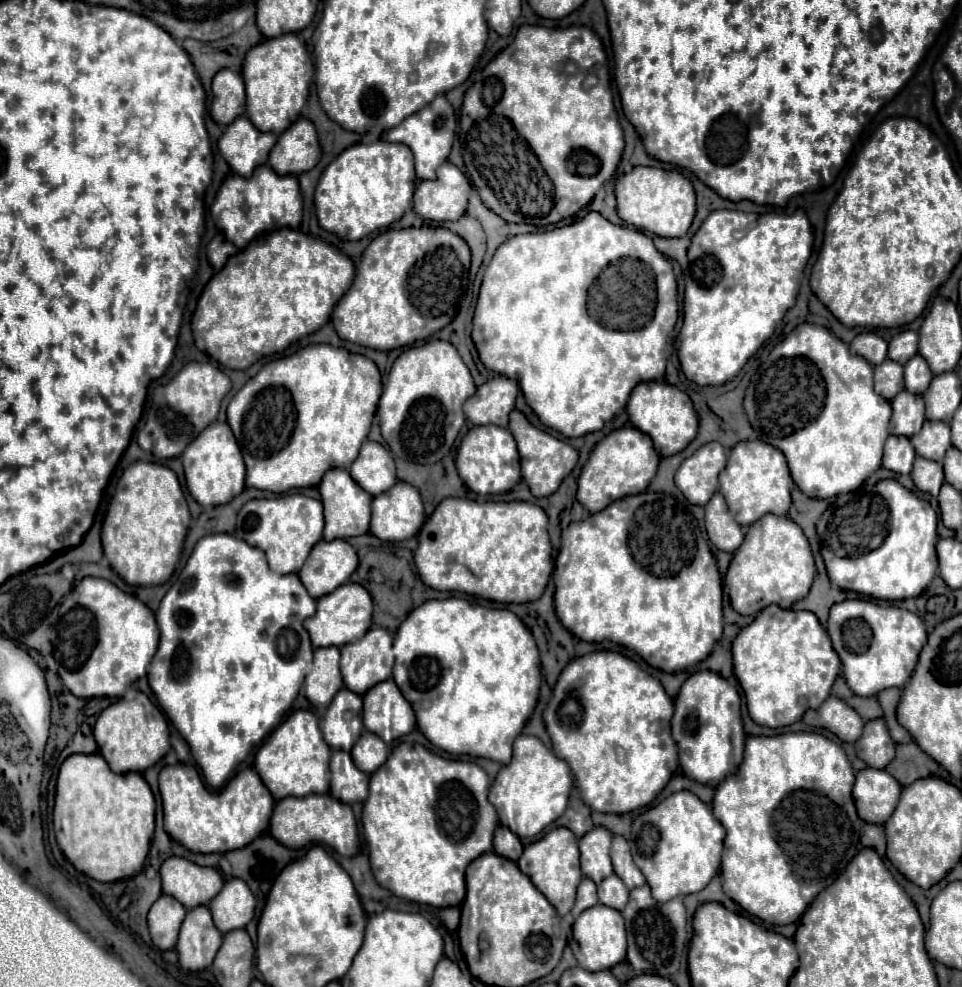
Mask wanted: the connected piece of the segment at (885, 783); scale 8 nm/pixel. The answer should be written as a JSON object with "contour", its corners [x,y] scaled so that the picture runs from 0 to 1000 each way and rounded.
{"contour":[[[910,778],[891,782],[887,811],[895,831],[905,835],[920,835],[932,817],[935,804],[937,794],[924,782]]]}

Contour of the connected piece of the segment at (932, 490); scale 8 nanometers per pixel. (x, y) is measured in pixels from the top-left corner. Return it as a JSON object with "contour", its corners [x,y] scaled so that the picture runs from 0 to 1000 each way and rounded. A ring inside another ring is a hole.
{"contour":[[[953,462],[951,470],[949,470],[947,484],[957,498],[966,498],[968,503],[974,505],[976,494],[980,490],[980,472],[976,468]]]}

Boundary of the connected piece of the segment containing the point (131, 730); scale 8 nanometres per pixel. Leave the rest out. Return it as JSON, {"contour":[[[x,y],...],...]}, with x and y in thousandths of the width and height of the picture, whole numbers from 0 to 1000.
{"contour":[[[144,701],[138,709],[124,709],[109,717],[97,738],[97,746],[103,756],[103,764],[111,770],[113,778],[122,784],[130,782],[151,782],[163,774],[178,758],[176,754],[176,736],[167,719]]]}

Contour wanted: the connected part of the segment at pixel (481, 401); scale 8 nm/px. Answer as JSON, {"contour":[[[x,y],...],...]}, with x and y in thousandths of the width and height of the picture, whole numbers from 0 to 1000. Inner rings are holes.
{"contour":[[[515,381],[496,393],[496,397],[483,407],[481,417],[485,426],[494,432],[515,430],[527,434],[529,417],[535,411],[537,399],[537,387],[525,381]]]}

